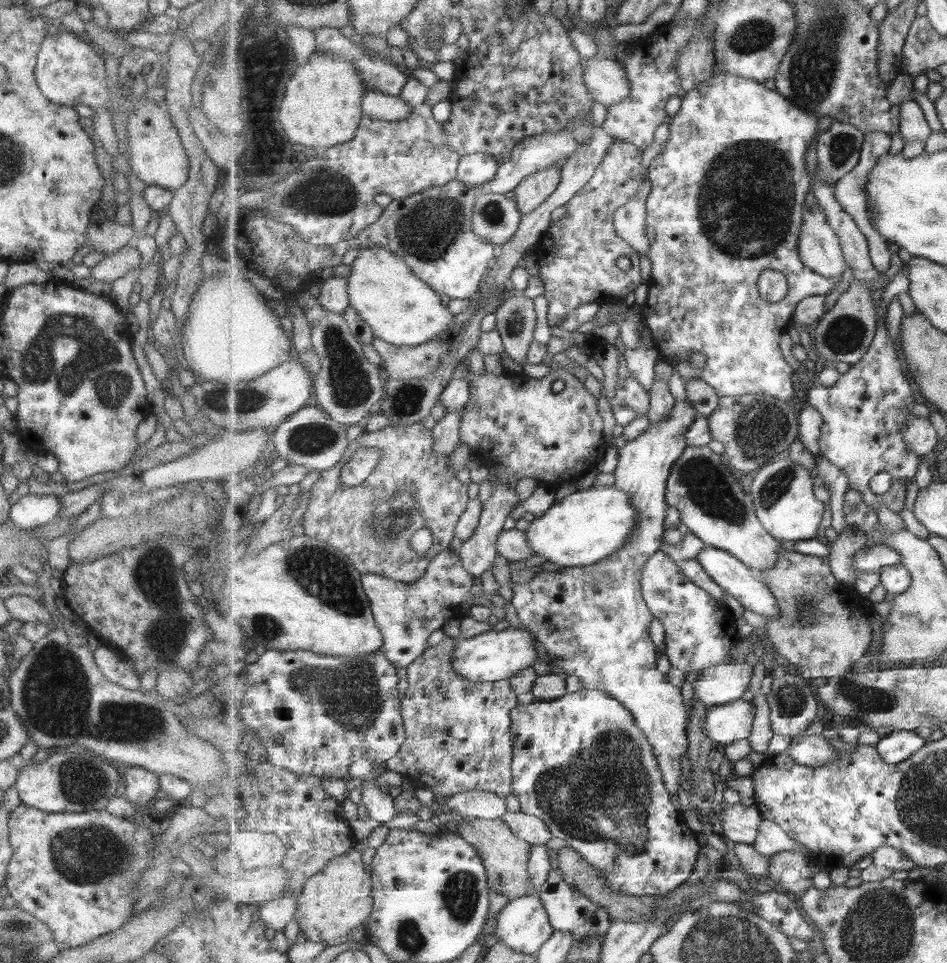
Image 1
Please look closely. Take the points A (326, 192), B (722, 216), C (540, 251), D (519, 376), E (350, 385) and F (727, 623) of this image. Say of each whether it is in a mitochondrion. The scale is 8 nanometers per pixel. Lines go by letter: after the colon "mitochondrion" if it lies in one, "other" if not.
A: mitochondrion
B: mitochondrion
C: other
D: other
E: mitochondrion
F: other

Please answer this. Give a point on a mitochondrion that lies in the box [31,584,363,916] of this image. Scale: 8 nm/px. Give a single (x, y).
(87, 855)

